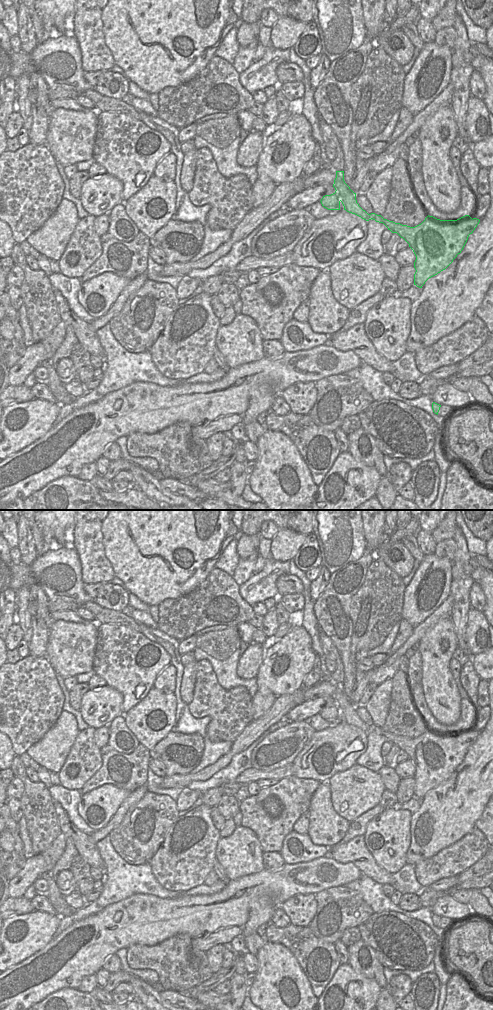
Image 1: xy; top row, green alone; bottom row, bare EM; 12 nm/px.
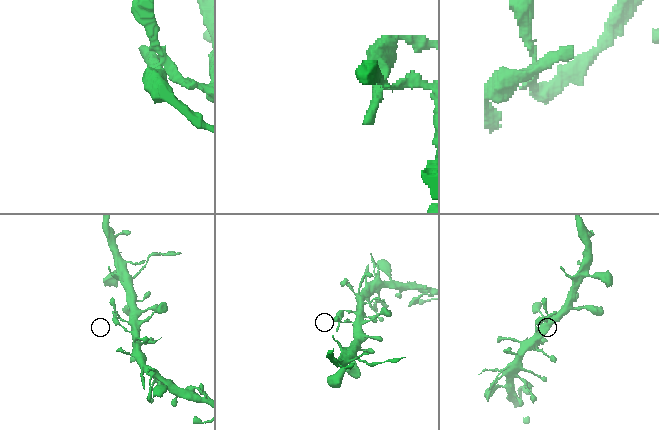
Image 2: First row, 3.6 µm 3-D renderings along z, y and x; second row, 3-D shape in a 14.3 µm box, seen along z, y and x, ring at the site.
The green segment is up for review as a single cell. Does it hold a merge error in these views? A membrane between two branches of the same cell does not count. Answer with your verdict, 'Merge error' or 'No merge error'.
No merge error

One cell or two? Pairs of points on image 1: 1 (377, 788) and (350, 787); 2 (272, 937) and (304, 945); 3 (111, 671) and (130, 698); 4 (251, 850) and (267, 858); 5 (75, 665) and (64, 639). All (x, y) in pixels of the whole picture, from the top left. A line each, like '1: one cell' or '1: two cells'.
1: one cell
2: one cell
3: one cell
4: two cells
5: one cell

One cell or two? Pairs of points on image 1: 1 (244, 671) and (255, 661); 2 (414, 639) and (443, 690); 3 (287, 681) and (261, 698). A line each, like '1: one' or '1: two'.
1: one
2: two
3: two

